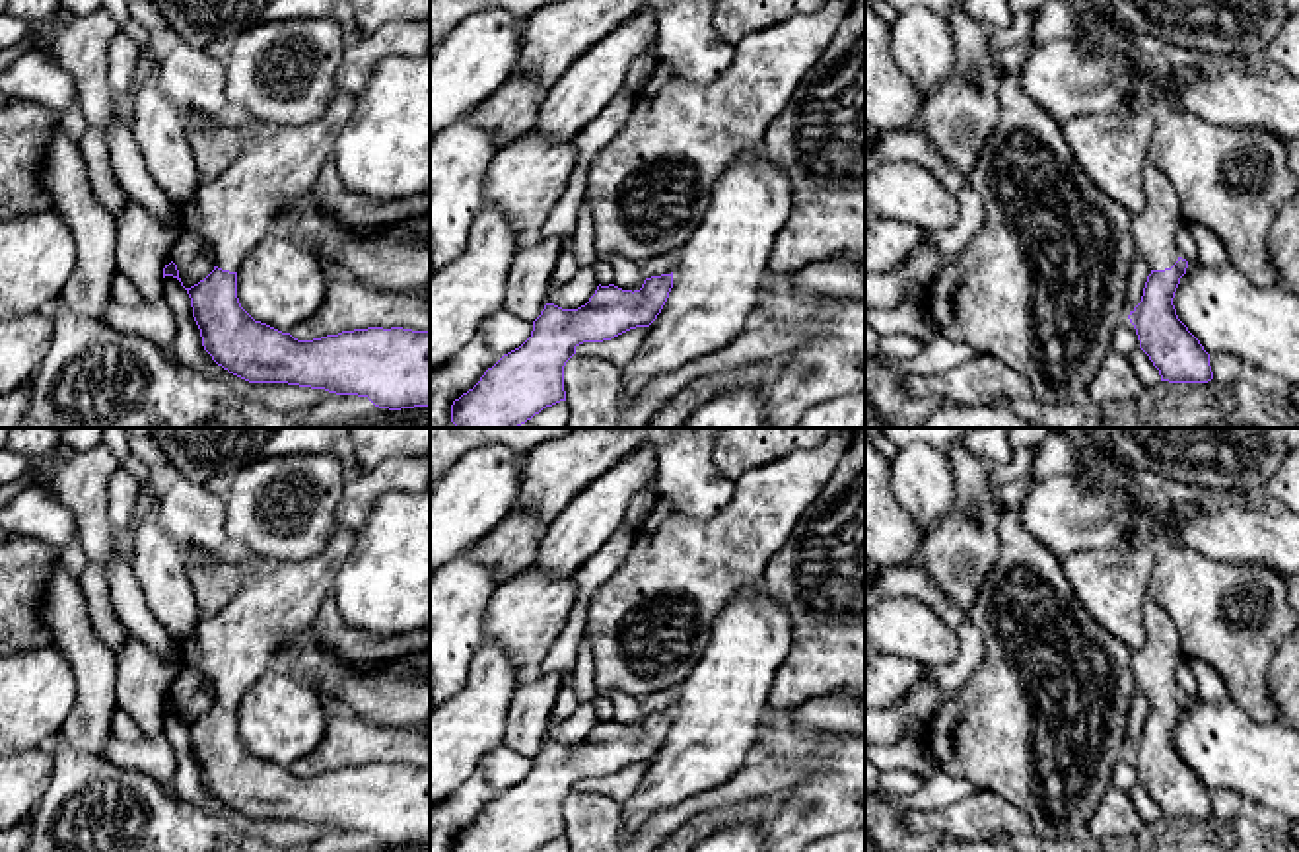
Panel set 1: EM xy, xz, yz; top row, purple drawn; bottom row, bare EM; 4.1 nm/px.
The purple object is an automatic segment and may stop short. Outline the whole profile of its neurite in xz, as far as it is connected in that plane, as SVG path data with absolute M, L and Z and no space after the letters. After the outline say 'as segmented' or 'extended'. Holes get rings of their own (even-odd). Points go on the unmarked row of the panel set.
M673 708L646 714L640 726L597 722L578 745L546 739L531 772L504 790L480 817L451 840L451 852L535 852L566 836L564 801L583 778L611 776L650 763L673 724Z | as segmented

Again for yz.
M1153 599L1143 605L1143 644L1132 652L1136 692L1147 694L1147 712L1141 737L1128 755L1136 764L1140 784L1159 805L1161 817L1208 819L1213 815L1210 790L1178 755L1173 741L1188 696L1178 691L1176 669L1186 661L1182 638L1167 611Z | extended

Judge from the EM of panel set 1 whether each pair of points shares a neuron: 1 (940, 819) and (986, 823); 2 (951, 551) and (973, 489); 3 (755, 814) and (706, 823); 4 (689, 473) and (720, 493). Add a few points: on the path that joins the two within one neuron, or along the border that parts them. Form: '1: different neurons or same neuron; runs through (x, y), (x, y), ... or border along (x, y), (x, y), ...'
1: same neuron; runs through (951, 819), (975, 819)
2: same neuron; runs through (959, 535), (959, 510), (965, 504)
3: same neuron; runs through (743, 814), (718, 819)
4: same neuron; runs through (697, 481), (706, 491), (712, 491)

